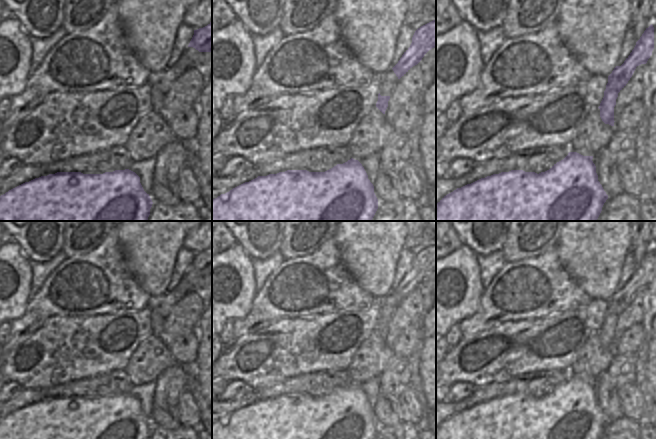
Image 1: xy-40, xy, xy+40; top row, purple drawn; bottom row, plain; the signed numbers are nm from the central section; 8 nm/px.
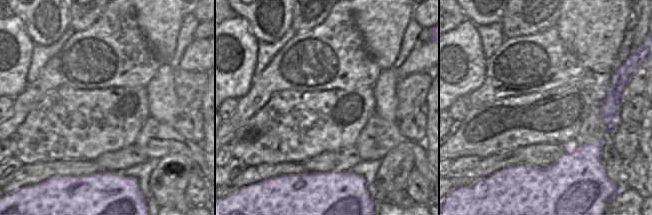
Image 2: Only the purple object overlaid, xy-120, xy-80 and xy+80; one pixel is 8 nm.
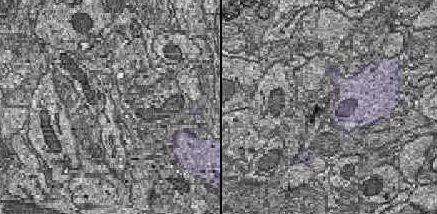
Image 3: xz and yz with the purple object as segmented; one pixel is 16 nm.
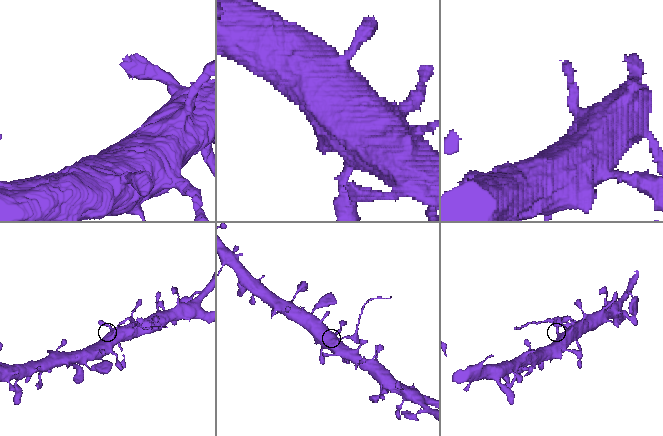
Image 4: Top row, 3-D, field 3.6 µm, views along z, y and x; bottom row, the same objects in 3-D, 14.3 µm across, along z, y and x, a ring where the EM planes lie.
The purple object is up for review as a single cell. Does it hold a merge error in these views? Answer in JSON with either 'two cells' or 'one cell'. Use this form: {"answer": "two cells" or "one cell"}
{"answer": "two cells"}

